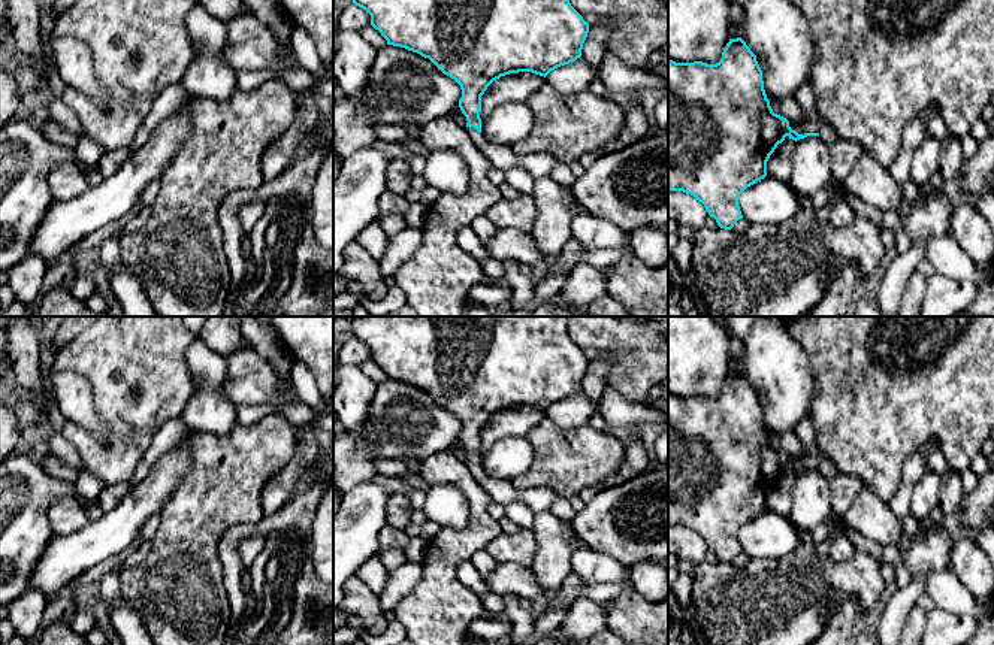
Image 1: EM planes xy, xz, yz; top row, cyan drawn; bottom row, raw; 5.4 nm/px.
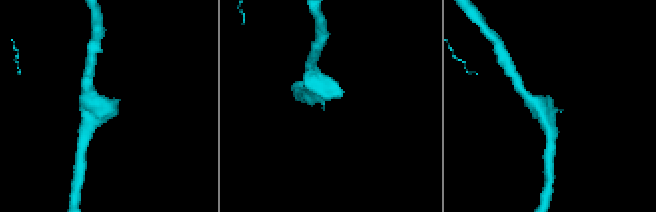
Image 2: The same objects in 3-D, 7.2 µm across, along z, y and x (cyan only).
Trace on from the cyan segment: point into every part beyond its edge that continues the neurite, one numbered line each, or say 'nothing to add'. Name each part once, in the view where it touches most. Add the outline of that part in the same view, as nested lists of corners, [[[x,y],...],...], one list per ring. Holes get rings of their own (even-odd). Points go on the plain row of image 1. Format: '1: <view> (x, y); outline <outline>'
1: xz (502, 491); outline [[[463,461],[474,479],[484,488],[484,491],[490,496],[492,502],[499,503],[502,506],[510,502],[520,500],[526,506],[529,506],[535,514],[549,511],[552,503],[559,497],[550,488],[529,488],[519,490],[511,481],[507,479],[495,479],[489,476],[483,467],[478,467],[474,461]]]

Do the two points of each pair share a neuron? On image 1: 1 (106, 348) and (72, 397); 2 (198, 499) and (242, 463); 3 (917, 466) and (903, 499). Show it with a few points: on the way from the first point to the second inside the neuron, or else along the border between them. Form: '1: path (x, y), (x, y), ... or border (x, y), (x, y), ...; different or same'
1: border (51, 369), (81, 374), (90, 384), (97, 411); different
2: path (208, 497), (232, 474); same
3: path (911, 474), (905, 491); same

